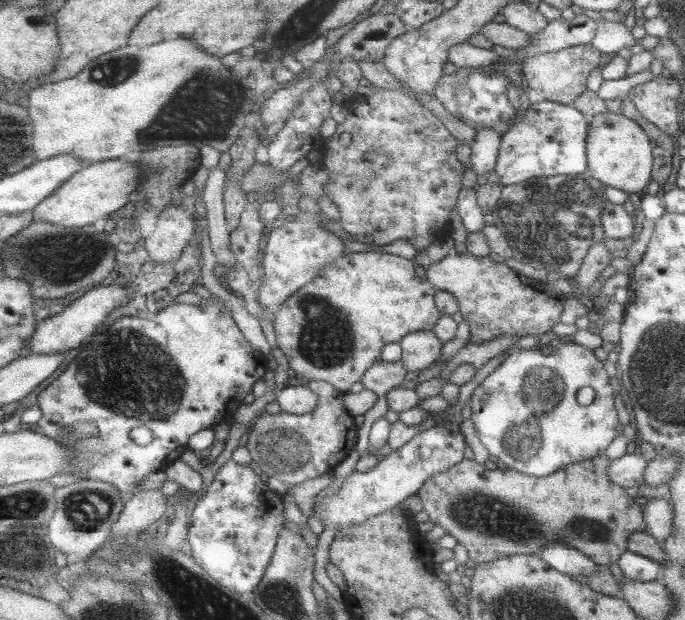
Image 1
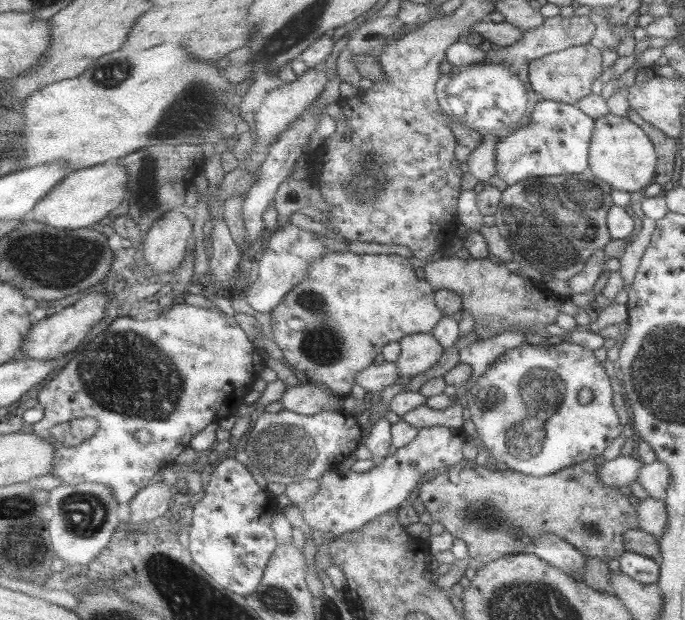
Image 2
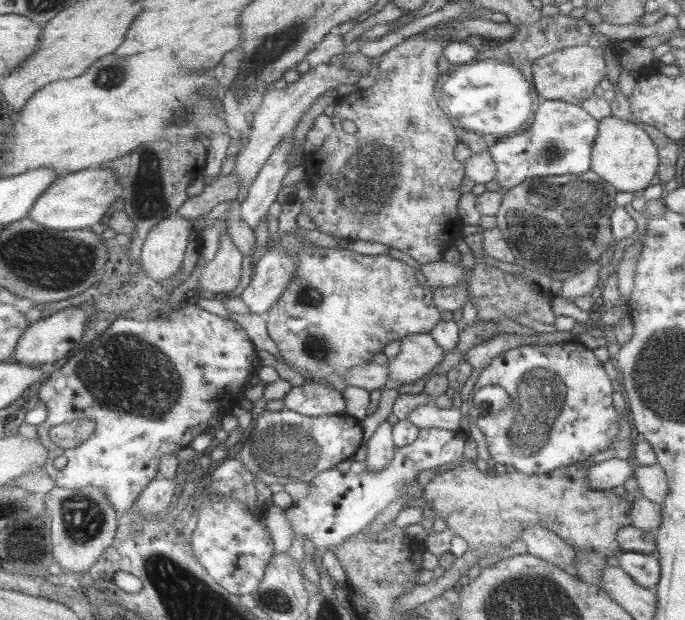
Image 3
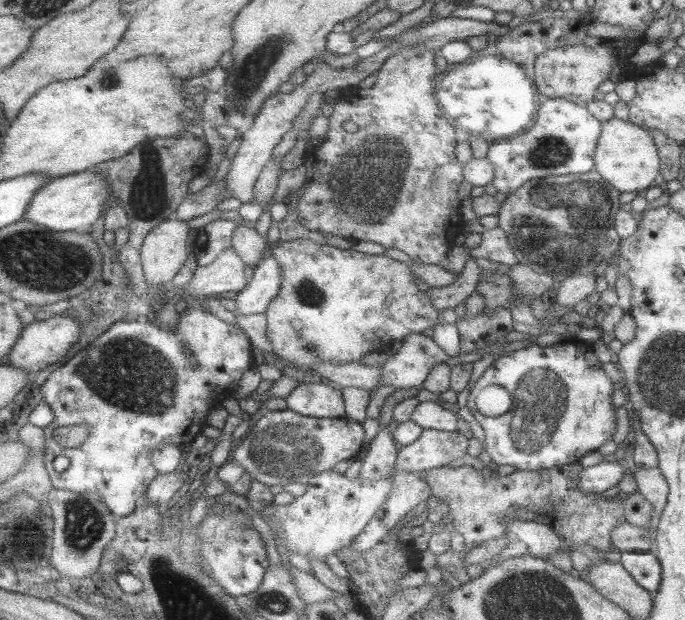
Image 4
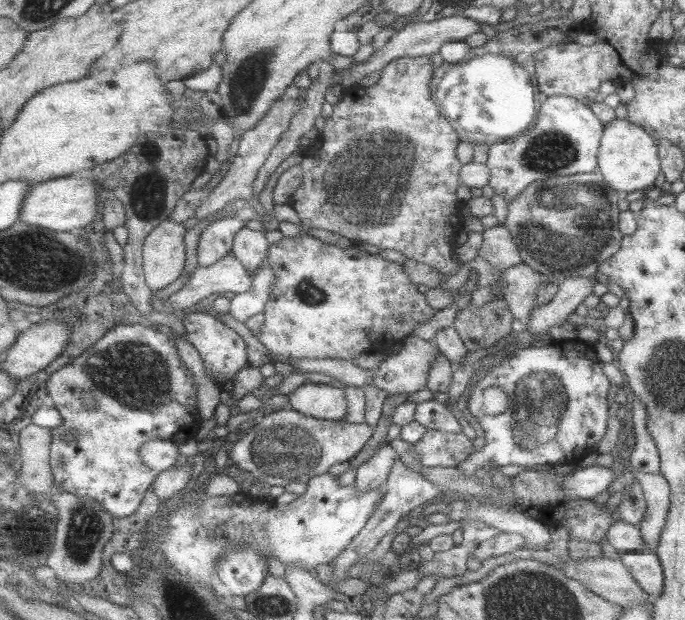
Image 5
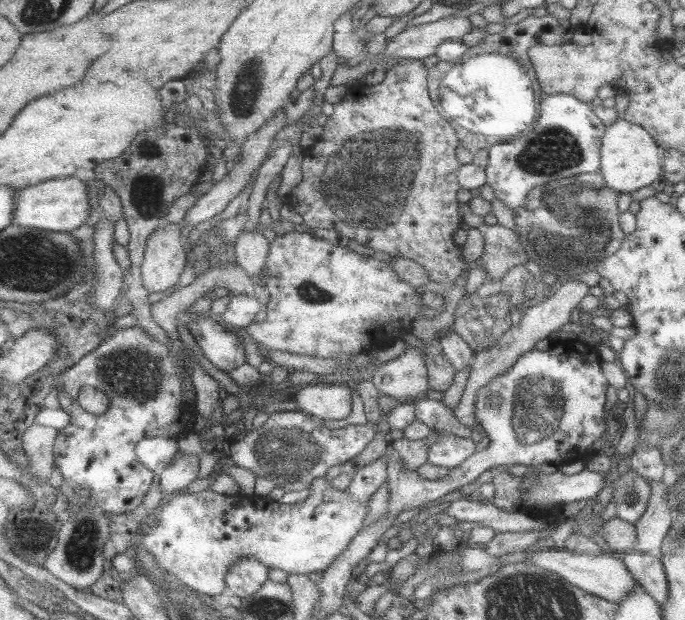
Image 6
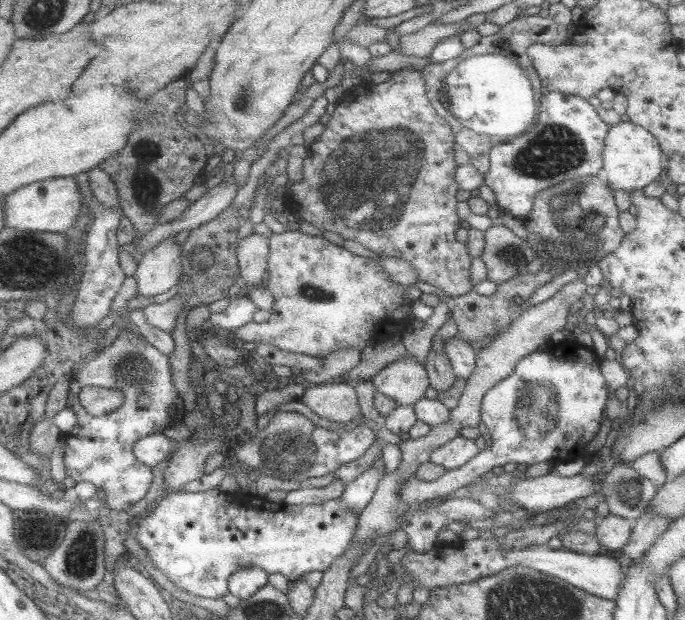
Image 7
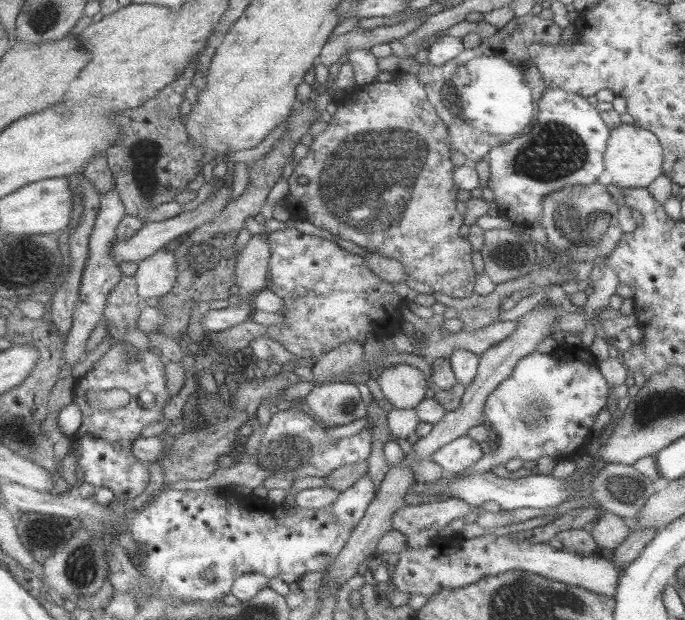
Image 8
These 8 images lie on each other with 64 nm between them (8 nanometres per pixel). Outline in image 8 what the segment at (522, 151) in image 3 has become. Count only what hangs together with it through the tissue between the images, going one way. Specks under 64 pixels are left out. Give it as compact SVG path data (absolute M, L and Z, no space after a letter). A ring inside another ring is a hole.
M546 89L538 101L539 119L529 132L515 136L502 146L497 146L488 155L492 159L490 187L494 190L501 214L522 227L532 227L540 222L542 198L560 188L580 184L588 186L599 179L604 170L604 152L610 138L611 128L602 120L601 109L586 98L564 89Z

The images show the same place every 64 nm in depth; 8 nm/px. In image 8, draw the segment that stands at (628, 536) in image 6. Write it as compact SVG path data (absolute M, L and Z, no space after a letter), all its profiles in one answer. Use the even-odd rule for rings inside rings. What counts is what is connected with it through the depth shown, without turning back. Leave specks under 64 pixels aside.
M605 511L589 529L593 540L600 549L615 550L631 533L631 524L617 514Z

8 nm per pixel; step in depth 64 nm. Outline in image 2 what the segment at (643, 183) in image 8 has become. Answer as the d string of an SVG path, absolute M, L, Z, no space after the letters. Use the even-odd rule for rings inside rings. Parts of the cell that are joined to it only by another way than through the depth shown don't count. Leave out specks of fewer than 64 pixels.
M610 112L594 119L594 134L590 138L588 162L596 177L618 190L639 196L651 184L656 174L656 151L648 135L627 116L622 118Z

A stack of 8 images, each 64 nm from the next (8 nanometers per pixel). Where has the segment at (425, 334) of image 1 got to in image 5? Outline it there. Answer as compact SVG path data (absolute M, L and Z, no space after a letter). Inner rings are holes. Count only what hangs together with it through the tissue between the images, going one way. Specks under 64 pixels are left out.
M418 334L411 335L404 340L403 350L395 355L391 355L382 362L380 368L376 370L376 379L374 382L383 390L386 390L391 396L413 395L416 392L424 390L429 386L434 359L440 359L442 350L438 348L436 342L430 342L421 338Z

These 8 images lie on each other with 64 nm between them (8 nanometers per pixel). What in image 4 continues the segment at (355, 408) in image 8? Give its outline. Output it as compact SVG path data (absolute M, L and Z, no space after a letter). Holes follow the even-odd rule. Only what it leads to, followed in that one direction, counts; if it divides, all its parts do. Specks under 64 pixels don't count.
M316 379L303 382L287 401L289 409L305 415L318 418L347 416L347 401L343 389L336 390Z

